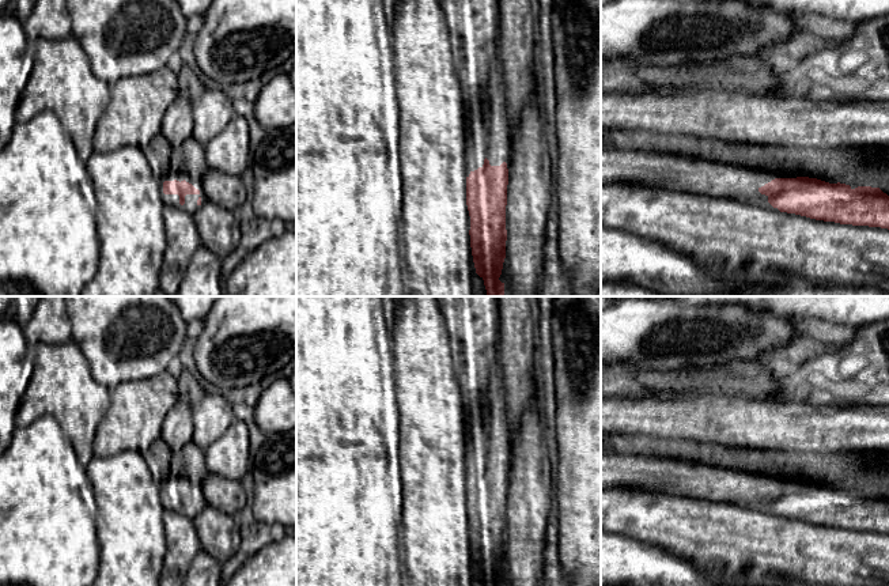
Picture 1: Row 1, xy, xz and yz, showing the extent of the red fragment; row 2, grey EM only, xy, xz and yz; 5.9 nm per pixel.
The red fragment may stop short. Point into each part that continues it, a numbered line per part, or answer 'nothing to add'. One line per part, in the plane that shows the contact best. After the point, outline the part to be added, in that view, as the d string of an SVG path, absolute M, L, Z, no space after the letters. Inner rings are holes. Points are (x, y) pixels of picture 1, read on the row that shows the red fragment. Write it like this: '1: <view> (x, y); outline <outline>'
1: xy (190, 205); outline M167 173L162 179L159 179L159 192L160 197L164 205L173 205L175 208L179 208L190 215L193 215L196 211L201 208L203 204L205 204L208 200L205 197L204 189L203 189L203 181L194 181L185 173ZM164 181L186 181L192 184L196 189L200 190L198 194L186 194L185 196L185 204L179 204L179 196L178 194L164 194L163 193L163 182Z

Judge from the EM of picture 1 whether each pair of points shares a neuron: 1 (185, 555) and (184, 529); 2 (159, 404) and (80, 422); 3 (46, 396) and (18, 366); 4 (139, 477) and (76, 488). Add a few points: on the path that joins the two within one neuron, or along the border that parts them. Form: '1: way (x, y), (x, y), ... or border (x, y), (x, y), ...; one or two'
1: way (184, 548), (184, 536); one
2: border (112, 390), (109, 408), (94, 437), (94, 447); two
3: border (31, 348), (30, 362), (33, 371), (18, 407); two
4: border (84, 467), (86, 476), (91, 483), (97, 517); two

